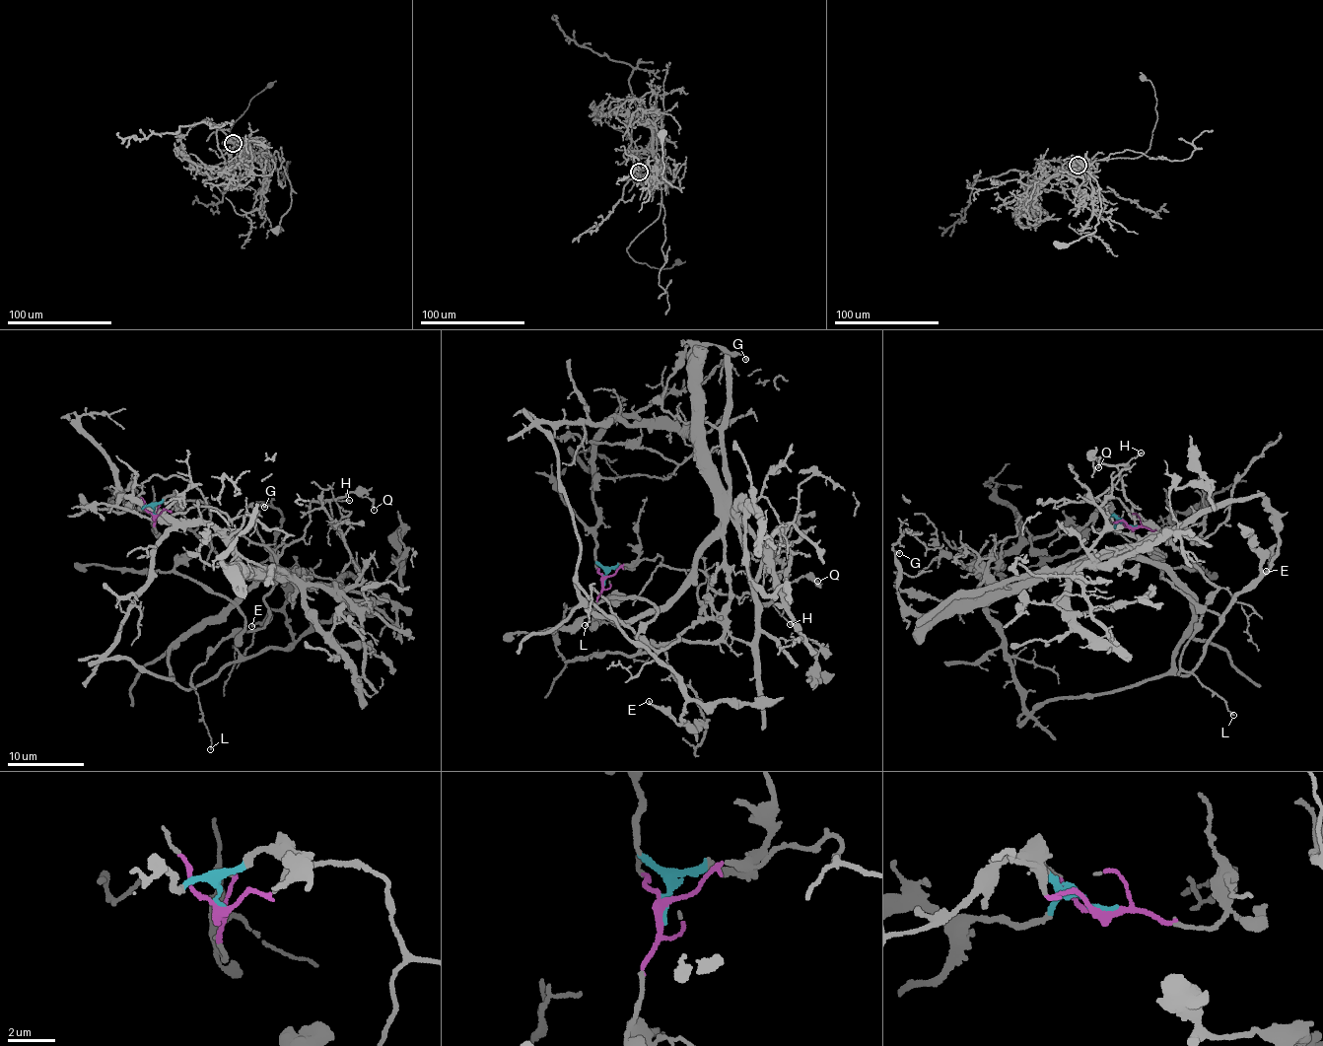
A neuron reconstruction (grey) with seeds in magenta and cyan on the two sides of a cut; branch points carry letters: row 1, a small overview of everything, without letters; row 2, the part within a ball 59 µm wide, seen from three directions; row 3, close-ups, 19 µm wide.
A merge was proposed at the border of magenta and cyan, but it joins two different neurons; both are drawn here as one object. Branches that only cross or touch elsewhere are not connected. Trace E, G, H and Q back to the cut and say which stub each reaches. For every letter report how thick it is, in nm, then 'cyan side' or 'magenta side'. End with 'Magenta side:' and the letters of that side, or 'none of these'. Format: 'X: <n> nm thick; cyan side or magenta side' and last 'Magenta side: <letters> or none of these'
E: 170 nm thick; cyan side
G: 150 nm thick; cyan side
H: 140 nm thick; magenta side
Q: 130 nm thick; magenta side
Magenta side: H, Q

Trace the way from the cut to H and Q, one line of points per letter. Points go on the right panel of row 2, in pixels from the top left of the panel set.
H: (1132, 525), (1098, 508), (1113, 529), (1131, 531), (1131, 504), (1121, 472), (1142, 452)
Q: (1132, 525), (1098, 508), (1113, 529), (1131, 531), (1123, 466), (1092, 456), (1098, 467)

